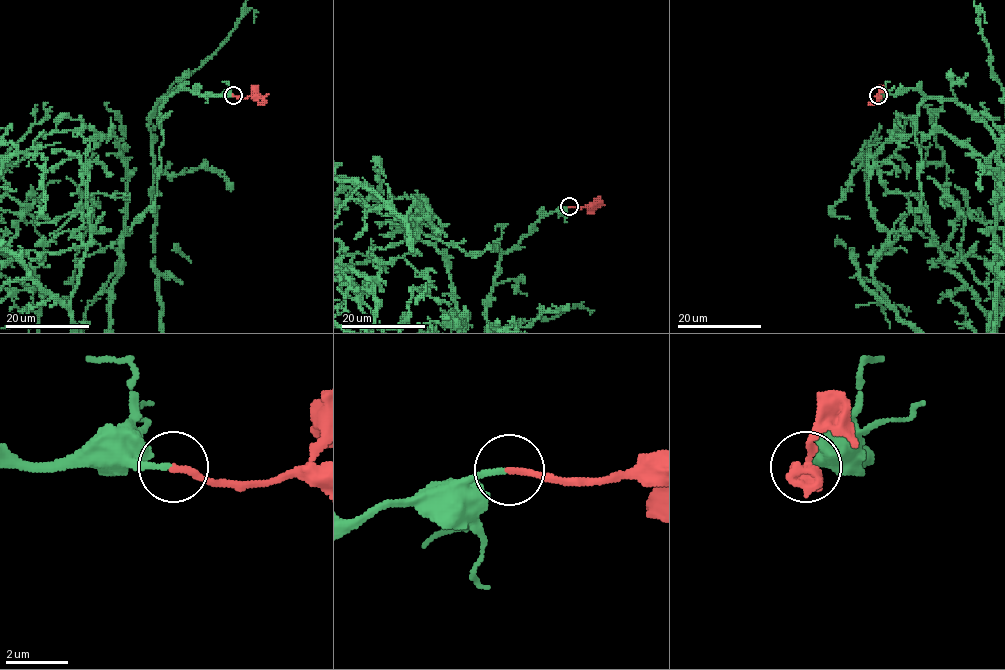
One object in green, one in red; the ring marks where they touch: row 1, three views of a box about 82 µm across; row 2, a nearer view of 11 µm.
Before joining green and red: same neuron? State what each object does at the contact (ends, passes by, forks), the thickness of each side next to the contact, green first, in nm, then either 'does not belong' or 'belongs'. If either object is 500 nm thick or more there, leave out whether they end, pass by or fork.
green ends; red ends; calibres 180 and 200 nm; belongs

